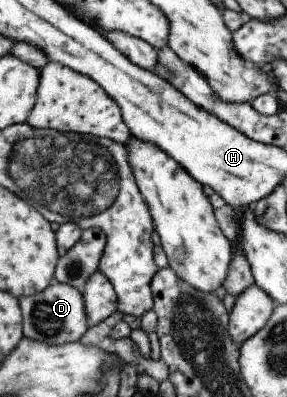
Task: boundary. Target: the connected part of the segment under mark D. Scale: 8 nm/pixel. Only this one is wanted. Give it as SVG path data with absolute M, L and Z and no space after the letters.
M54 281L46 290L29 297L23 296L19 301L23 307L23 333L32 340L50 345L65 345L82 340L87 334L87 304L83 293L71 284Z

